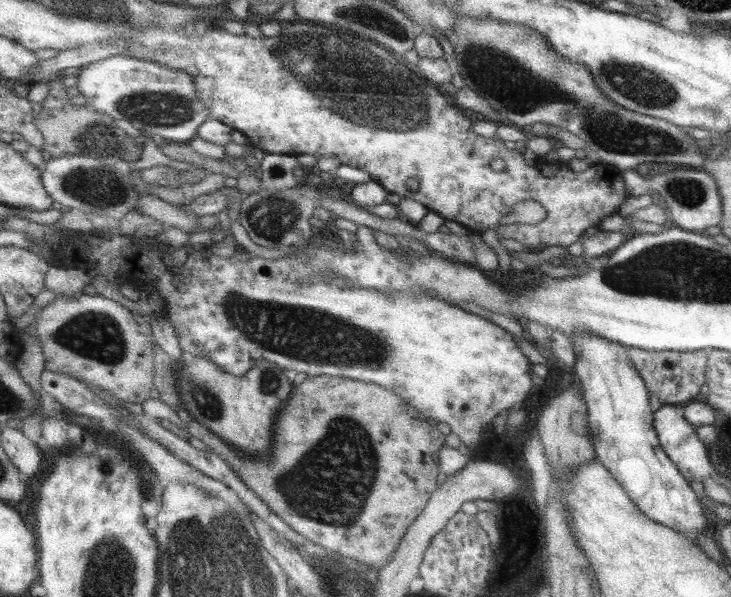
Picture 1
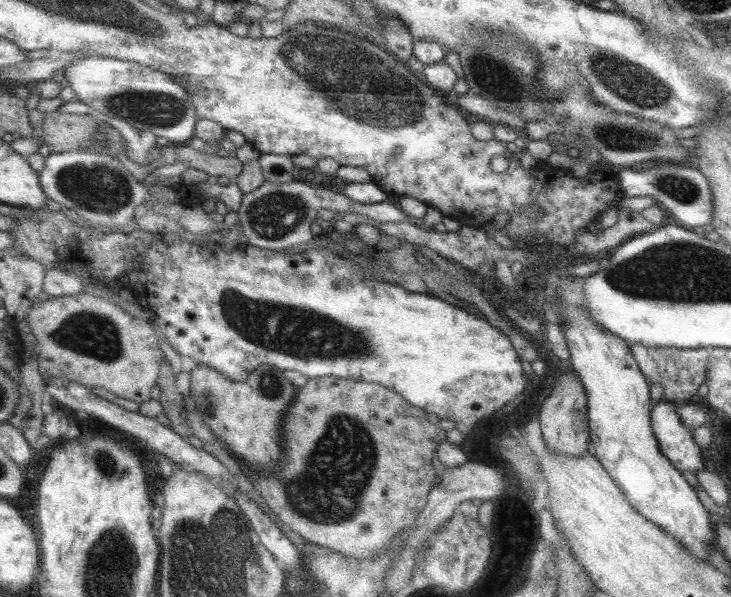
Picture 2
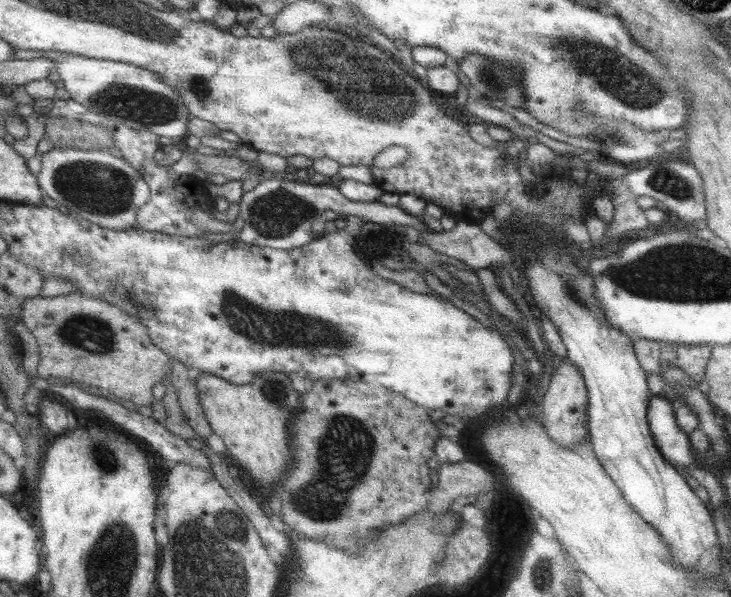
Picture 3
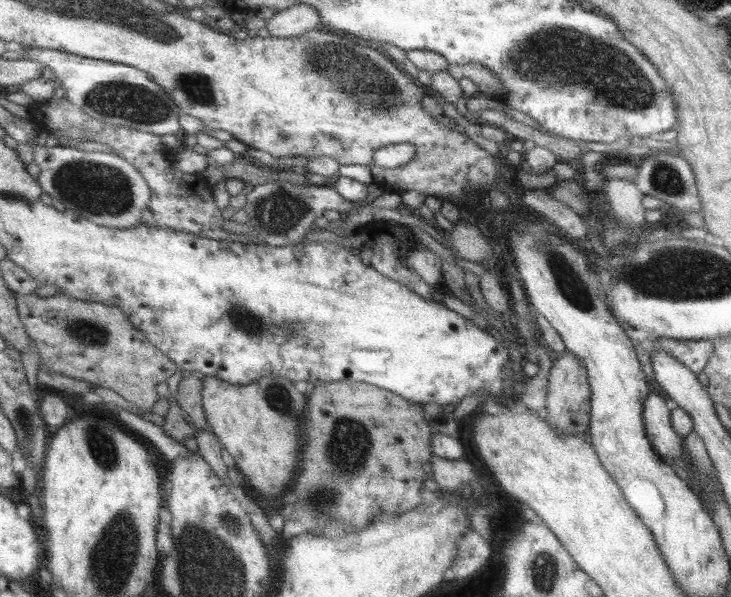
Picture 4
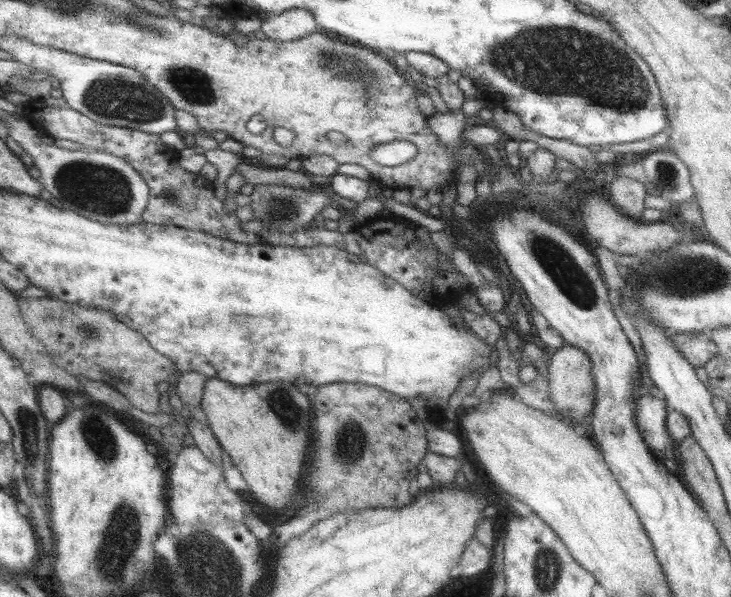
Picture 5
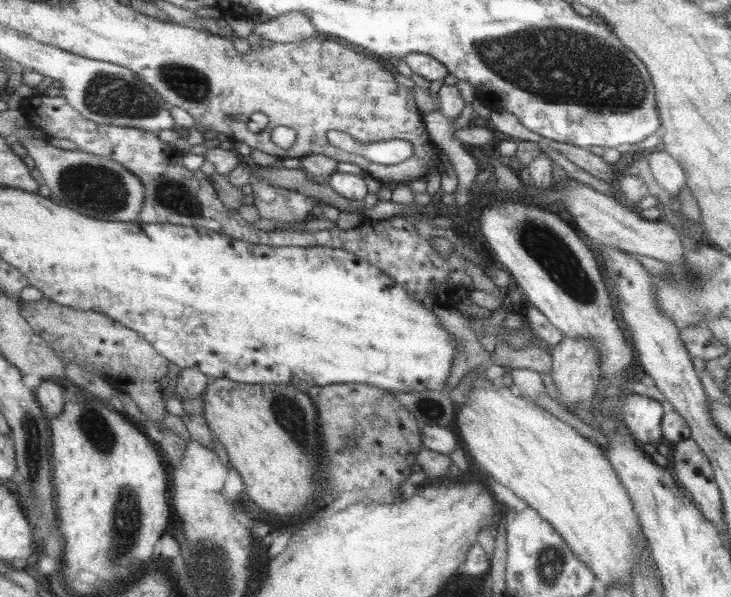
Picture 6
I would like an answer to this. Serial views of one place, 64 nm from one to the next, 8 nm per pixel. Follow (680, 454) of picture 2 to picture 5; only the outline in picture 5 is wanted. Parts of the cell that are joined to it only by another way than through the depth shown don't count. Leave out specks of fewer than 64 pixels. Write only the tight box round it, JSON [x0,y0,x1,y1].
[636,392,677,450]

